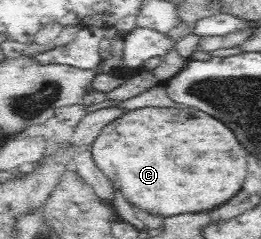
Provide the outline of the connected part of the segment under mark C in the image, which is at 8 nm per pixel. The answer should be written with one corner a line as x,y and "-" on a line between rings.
141,107
127,110
119,119
102,127
88,148
97,167
129,203
163,216
185,211
209,211
225,203
241,189
245,173
245,155
233,131
227,129
219,119
191,107

